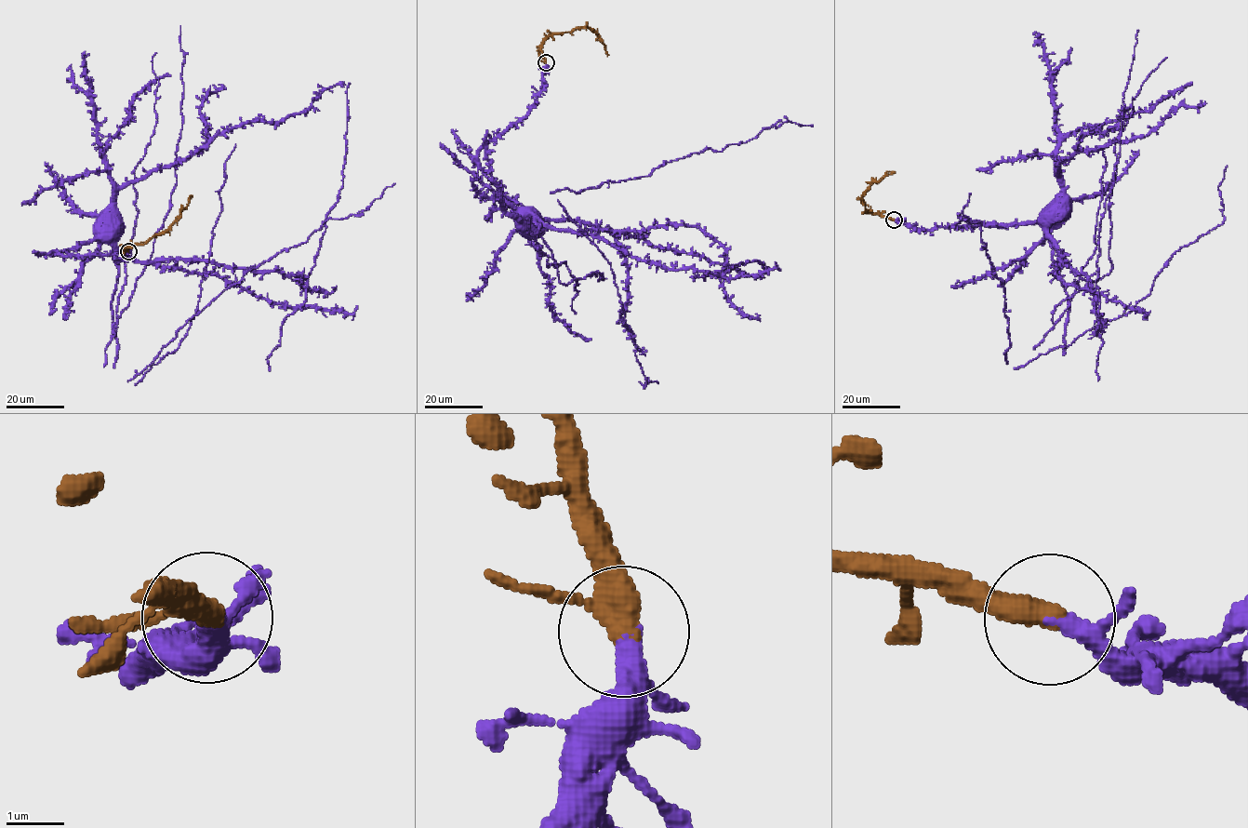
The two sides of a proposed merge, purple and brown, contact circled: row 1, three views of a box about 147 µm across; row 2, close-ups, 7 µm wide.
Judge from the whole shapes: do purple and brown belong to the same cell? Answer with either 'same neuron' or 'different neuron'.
same neuron

